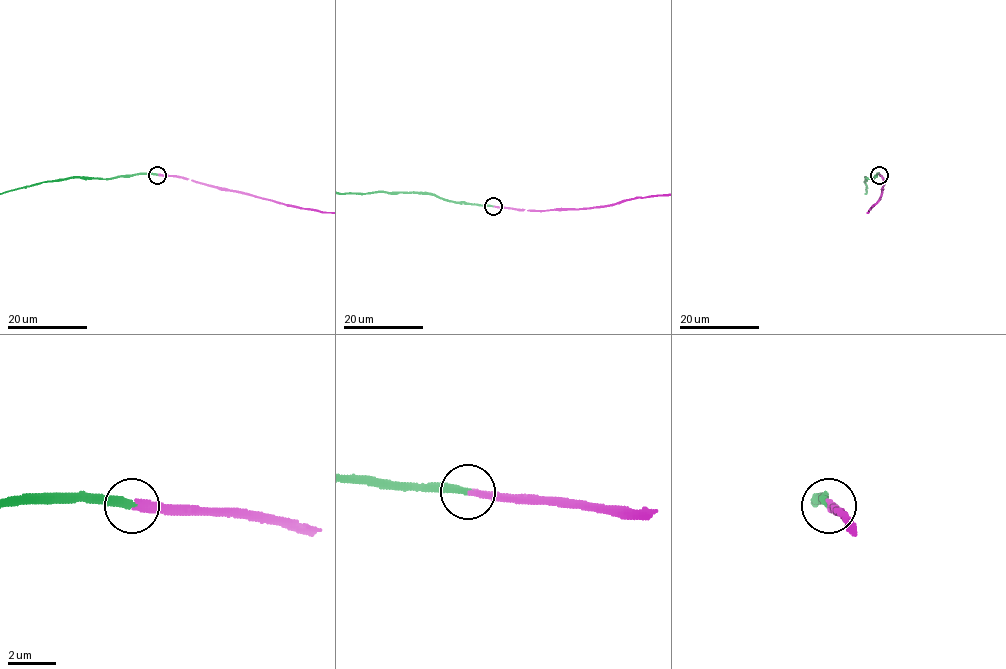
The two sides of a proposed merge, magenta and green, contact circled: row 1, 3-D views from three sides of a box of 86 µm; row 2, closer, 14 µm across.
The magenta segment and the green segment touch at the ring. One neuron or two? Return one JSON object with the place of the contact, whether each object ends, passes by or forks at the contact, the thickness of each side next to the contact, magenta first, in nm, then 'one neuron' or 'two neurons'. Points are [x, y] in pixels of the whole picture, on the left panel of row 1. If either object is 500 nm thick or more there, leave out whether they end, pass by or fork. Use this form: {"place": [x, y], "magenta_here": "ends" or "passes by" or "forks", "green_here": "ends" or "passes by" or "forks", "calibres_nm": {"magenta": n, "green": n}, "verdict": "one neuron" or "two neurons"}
{"place": [157, 175], "magenta_here": "ends", "green_here": "ends", "calibres_nm": {"magenta": 320, "green": 320}, "verdict": "one neuron"}

